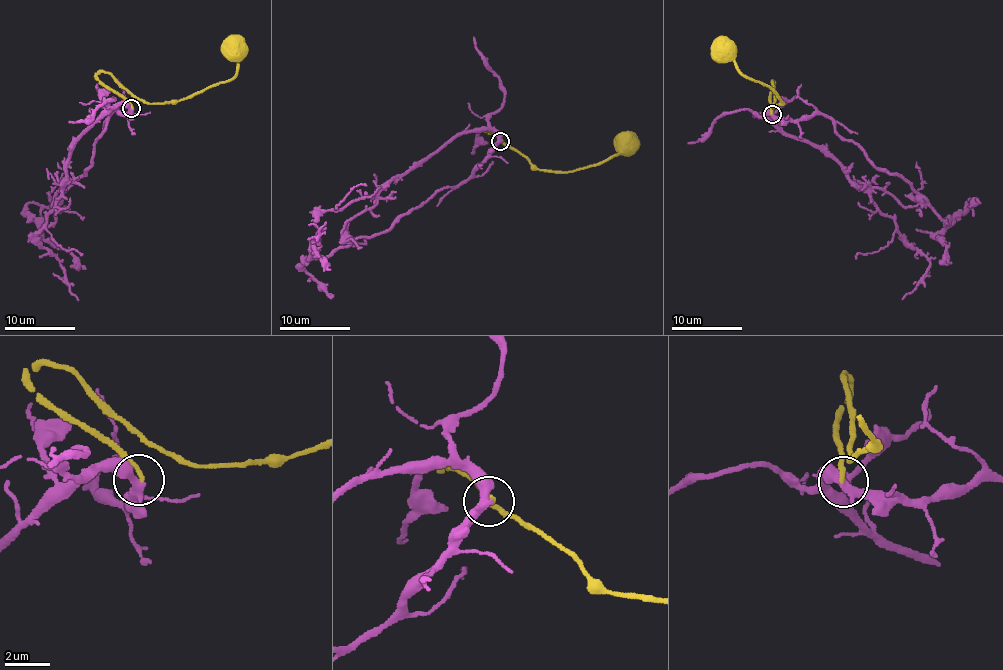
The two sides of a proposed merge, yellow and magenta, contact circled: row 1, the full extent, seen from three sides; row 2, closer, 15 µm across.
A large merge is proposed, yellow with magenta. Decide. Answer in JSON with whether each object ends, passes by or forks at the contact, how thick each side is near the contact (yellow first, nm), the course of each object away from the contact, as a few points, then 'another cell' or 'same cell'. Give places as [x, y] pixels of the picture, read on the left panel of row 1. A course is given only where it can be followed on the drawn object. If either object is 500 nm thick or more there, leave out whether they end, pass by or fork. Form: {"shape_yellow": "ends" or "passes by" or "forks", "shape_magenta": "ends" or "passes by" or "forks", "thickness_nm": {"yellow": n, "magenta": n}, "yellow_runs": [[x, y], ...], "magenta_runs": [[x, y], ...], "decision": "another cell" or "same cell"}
{"shape_yellow": "ends", "shape_magenta": "passes by", "thickness_nm": {"yellow": 190, "magenta": 400}, "yellow_runs": [[131, 108], [99, 80], [100, 71], [148, 103], [179, 100], [233, 79], [237, 64], [233, 51]], "magenta_runs": [[131, 108], [125, 116], [110, 112], [90, 166], [65, 189], [53, 223], [38, 225], [27, 206], [70, 211]], "decision": "same cell"}

